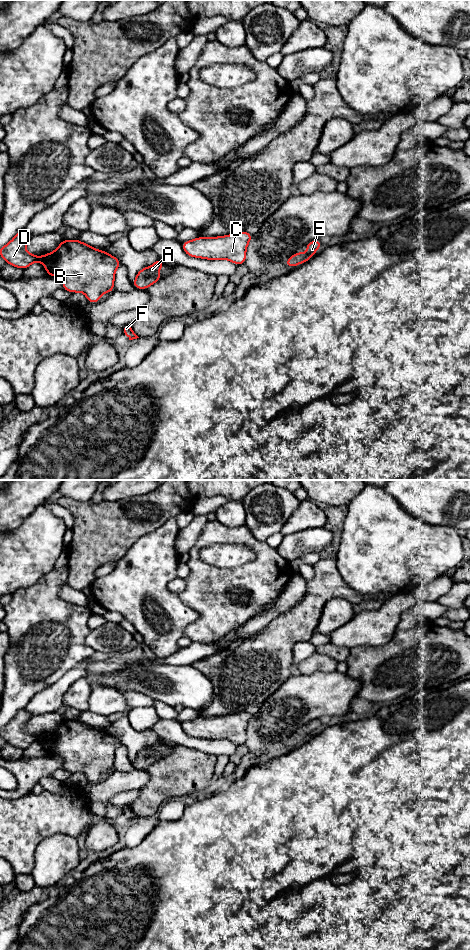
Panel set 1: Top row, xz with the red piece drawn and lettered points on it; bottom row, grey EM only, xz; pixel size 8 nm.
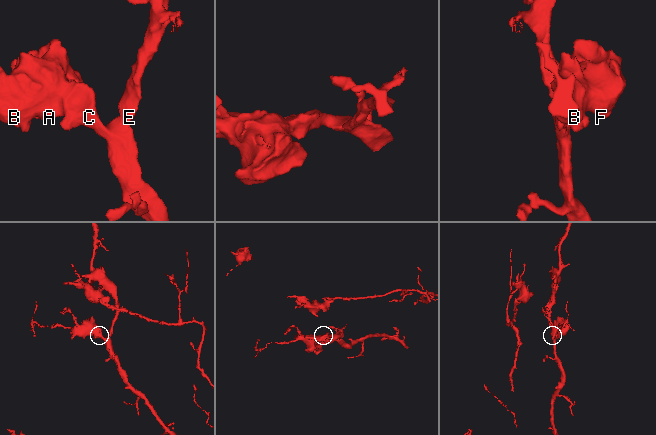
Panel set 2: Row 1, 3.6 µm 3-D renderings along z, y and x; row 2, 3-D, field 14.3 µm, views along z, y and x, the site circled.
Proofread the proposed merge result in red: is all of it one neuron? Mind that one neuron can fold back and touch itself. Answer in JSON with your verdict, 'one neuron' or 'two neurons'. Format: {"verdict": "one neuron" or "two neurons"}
{"verdict": "one neuron"}

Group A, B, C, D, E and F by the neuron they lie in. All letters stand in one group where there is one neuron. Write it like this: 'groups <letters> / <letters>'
groups A B C D E F

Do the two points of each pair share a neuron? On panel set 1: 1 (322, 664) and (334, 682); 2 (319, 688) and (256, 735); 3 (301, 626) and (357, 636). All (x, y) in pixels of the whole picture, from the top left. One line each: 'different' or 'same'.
1: different
2: same
3: different

